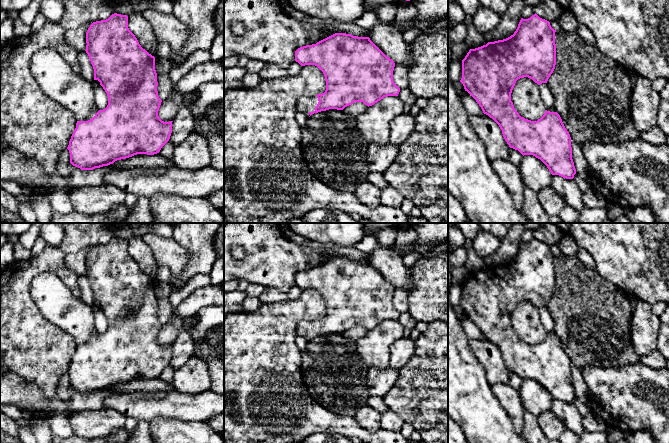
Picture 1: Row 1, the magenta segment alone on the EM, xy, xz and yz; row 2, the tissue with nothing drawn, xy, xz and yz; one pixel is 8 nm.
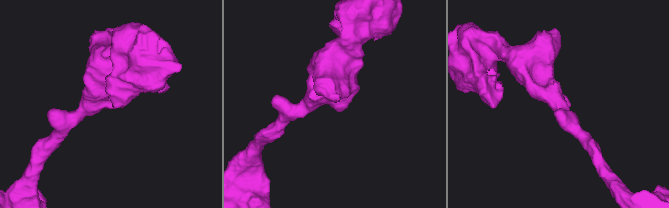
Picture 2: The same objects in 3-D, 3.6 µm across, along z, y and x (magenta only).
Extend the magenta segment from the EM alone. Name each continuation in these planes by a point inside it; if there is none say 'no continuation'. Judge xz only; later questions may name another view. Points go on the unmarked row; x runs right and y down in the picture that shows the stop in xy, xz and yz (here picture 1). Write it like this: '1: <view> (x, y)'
1: xz (305, 328)

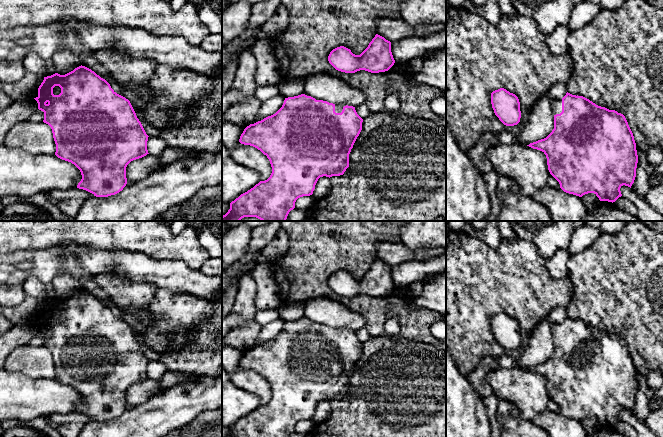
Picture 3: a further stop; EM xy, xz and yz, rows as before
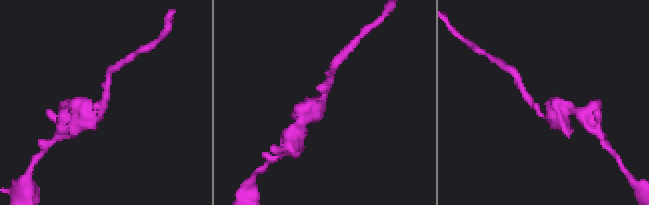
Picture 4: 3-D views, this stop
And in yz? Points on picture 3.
1: yz (556, 328)

